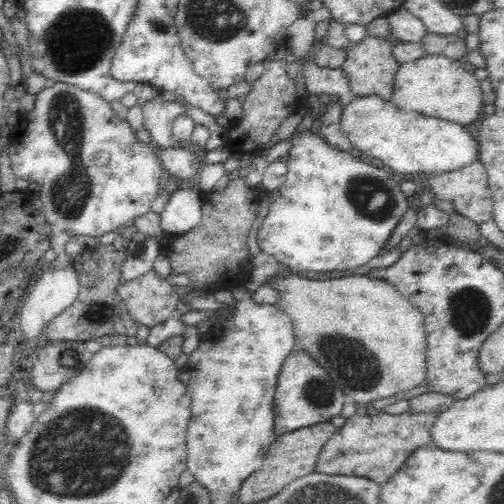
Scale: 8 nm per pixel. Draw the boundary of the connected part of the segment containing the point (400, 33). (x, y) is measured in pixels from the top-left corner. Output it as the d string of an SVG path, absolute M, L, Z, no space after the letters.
M403 6L387 15L386 22L390 25L388 38L392 45L420 43L422 36L426 34L424 23L418 17L410 14Z

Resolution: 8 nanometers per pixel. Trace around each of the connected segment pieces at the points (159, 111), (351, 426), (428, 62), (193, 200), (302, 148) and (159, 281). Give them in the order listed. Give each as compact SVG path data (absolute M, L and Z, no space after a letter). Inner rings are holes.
M161 95L142 105L143 128L150 134L151 144L161 148L179 145L173 135L173 122L184 112L184 101L164 101Z
M406 406L399 415L381 410L370 416L361 411L348 417L322 447L314 470L325 475L359 476L382 485L402 468L414 448L432 447L430 430L436 417L436 413L430 412L410 413Z
M426 55L418 60L400 63L394 76L390 101L403 111L414 111L463 125L474 123L484 107L482 91L472 69L440 55Z
M184 184L179 185L160 212L163 235L190 232L201 222L202 194L196 190L191 193Z
M310 130L300 133L288 151L288 176L286 182L276 191L270 212L258 230L258 247L272 256L278 263L296 272L334 272L362 266L388 243L392 230L409 210L408 197L404 196L391 172L342 152L320 139Z
M160 271L146 272L136 280L122 283L117 288L126 303L129 316L138 325L148 328L168 321L181 297L176 286L160 275Z

